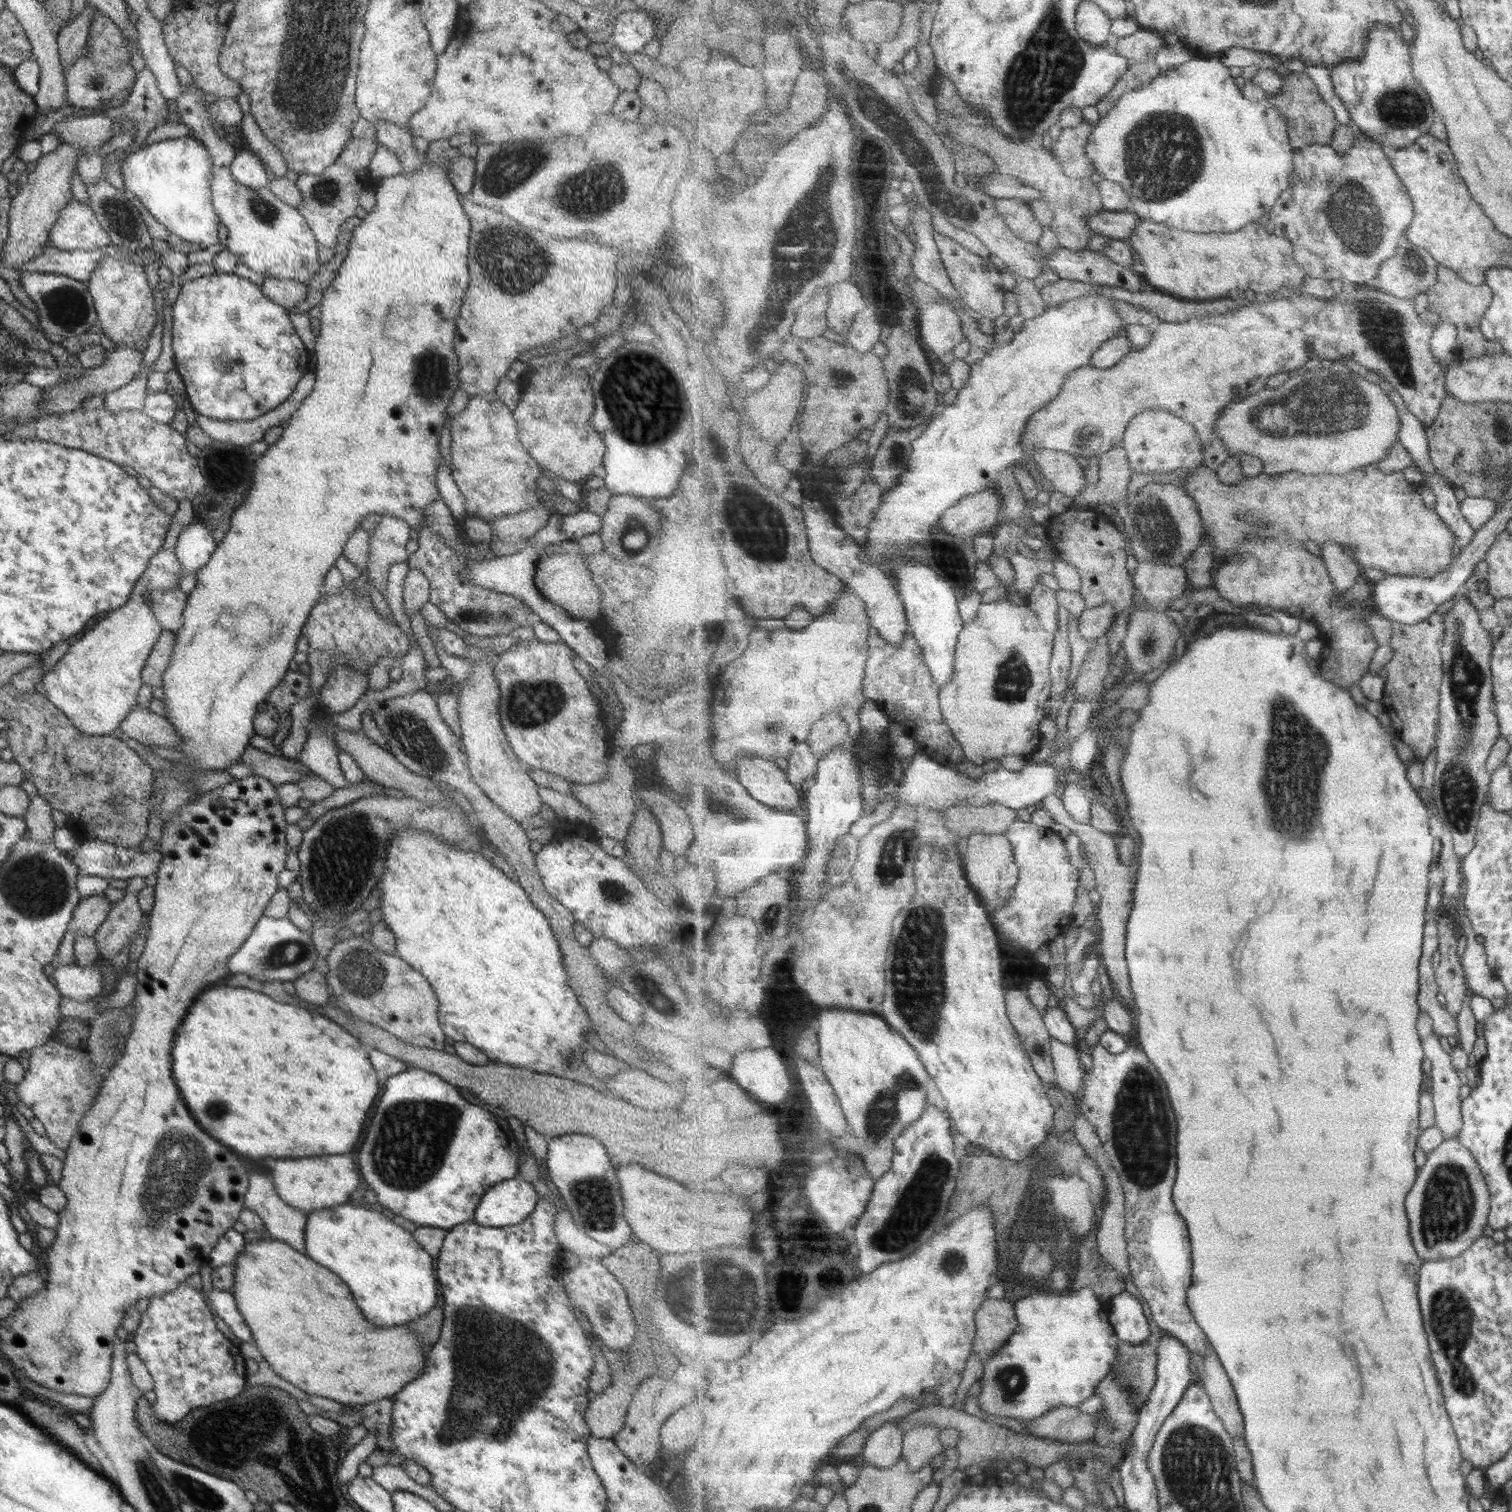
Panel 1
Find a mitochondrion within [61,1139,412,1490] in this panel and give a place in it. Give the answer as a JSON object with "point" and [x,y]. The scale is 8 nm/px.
{"point":[139,1464]}

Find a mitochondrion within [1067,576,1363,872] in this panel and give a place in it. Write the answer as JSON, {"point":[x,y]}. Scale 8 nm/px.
{"point":[1290,783]}

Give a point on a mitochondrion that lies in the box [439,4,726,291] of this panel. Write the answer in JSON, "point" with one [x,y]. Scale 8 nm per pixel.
{"point":[580,197]}

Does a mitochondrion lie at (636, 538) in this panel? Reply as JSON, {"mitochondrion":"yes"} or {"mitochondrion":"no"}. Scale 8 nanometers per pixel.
{"mitochondrion":"yes"}

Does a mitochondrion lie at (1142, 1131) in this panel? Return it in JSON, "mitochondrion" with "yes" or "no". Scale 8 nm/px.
{"mitochondrion":"yes"}

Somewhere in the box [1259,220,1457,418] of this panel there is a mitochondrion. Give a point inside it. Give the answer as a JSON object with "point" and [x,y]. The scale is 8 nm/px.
{"point":[1384,325]}

